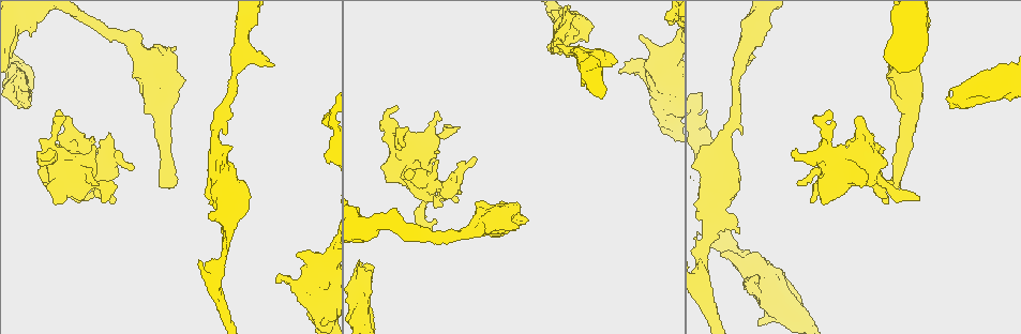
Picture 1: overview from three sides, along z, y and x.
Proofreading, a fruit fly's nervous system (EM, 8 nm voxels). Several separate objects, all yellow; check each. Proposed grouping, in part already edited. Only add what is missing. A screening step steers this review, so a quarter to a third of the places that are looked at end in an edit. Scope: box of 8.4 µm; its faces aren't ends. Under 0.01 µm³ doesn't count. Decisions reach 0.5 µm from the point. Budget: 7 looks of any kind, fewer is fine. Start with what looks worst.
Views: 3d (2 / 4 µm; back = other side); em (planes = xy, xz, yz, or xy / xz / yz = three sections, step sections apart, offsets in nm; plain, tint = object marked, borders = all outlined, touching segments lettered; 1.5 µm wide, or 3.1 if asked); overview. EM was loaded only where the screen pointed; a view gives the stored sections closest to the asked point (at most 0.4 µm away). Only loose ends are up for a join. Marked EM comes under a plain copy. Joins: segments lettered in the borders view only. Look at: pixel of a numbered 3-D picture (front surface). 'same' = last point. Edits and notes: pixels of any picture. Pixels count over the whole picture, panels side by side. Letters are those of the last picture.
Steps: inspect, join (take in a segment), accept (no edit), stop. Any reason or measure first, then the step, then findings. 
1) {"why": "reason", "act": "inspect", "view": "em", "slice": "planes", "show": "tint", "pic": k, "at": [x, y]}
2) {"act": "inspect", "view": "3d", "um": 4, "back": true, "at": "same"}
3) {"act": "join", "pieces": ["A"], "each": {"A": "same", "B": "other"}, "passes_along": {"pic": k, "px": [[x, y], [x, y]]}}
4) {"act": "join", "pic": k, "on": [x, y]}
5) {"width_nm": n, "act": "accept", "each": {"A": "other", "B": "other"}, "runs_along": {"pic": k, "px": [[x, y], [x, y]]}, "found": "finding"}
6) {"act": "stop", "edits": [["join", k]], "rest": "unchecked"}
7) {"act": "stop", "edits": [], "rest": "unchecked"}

{"why": "free end", "act": "inspect", "view": "em", "slice": "planes", "show": "borders", "pic": 1, "at": [23, 106]}

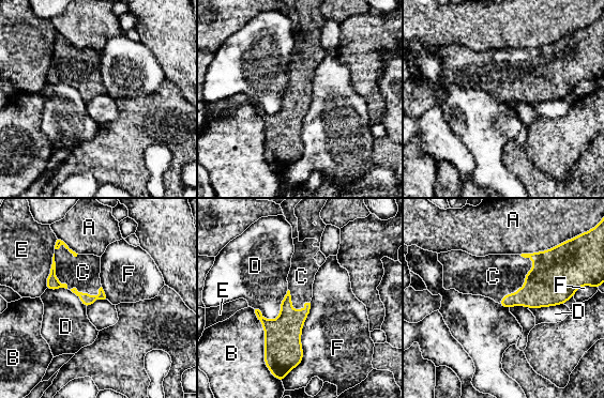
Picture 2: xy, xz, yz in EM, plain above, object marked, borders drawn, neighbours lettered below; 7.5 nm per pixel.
{"act": "join", "pic": 2, "on": [493, 276], "each": {"A": "other", "B": "other", "C": "same", "D": "other", "E": "other", "F": "other"}, "found": "it goes on there"}

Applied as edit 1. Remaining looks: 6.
{"act": "inspect", "view": "overview"}

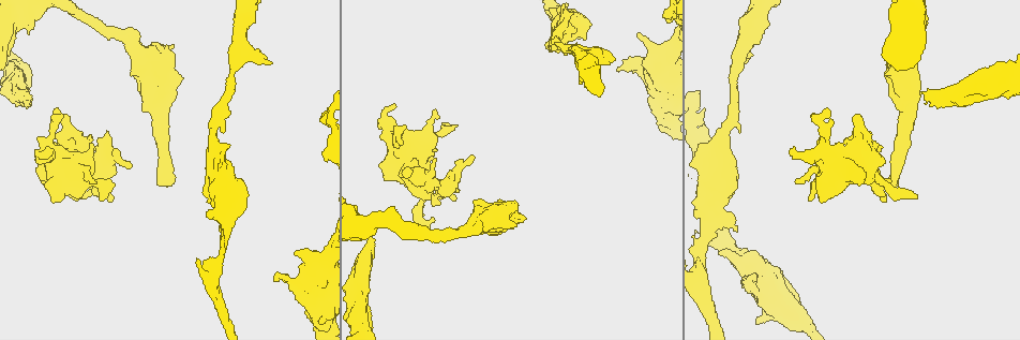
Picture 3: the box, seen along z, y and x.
{"why": "an open end", "act": "inspect", "view": "3d", "um": 4, "pic": 3, "at": [719, 251]}

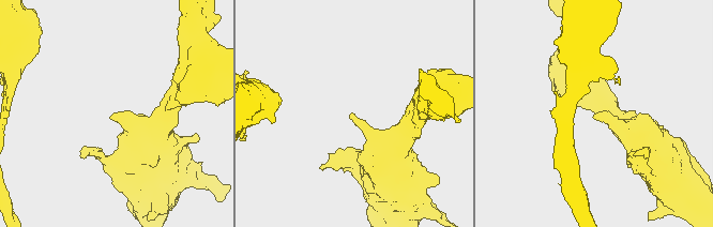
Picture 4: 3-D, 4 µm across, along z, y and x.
{"act": "inspect", "view": "em", "slice": "xy", "step": 8, "show": "tint", "pic": 4, "at": [350, 113]}

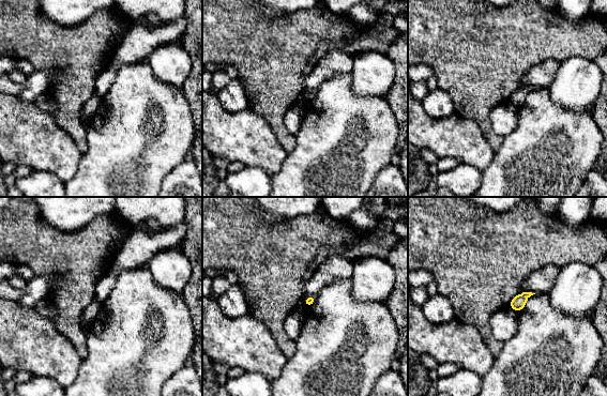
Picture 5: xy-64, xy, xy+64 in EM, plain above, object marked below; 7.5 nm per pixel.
{"act": "inspect", "view": "em", "slice": "planes", "show": "borders", "at": "same"}

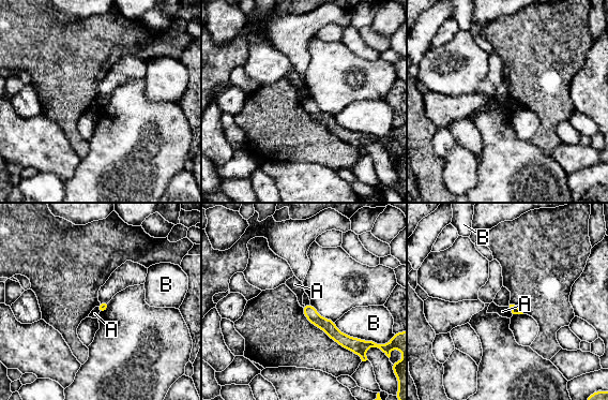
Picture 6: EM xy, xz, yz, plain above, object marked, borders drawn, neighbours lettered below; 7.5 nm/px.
{"act": "accept", "each": {"A": "other", "B": "other"}, "runs_along": {"pic": 6, "px": [[305, 308], [319, 322], [353, 346]]}, "found": "no lettered segment goes on from it"}

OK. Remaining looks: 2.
{"why": "free end", "act": "inspect", "view": "em", "slice": "xz", "step": 4, "show": "borders", "pic": 3, "at": [615, 58]}

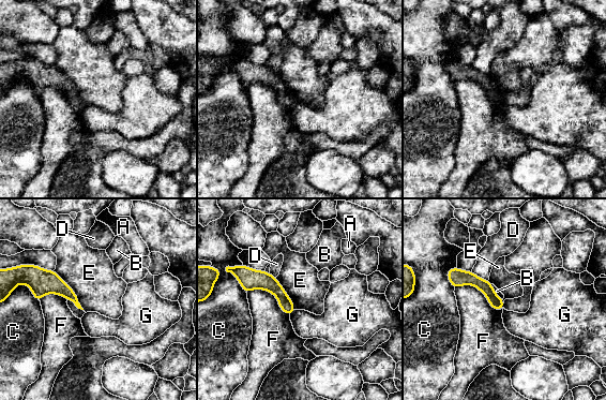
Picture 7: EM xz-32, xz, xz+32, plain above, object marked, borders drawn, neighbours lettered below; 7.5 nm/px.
{"act": "inspect", "view": "em", "slice": "planes", "show": "borders", "at": "same"}

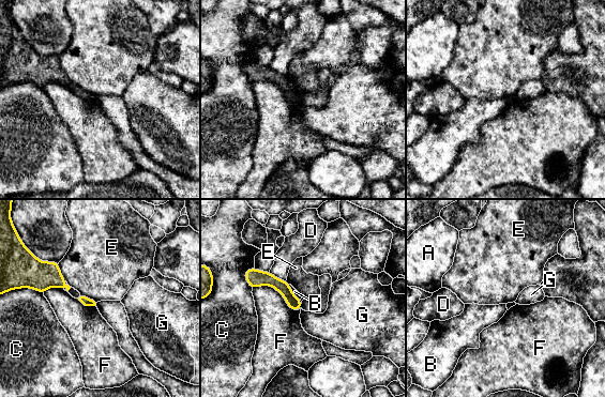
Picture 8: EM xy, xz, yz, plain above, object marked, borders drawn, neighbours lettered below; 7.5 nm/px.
{"longest_contact_nm": ["F", 360], "act": "accept", "each": {"A": "other", "B": "other", "C": "other", "D": "other", "E": "other", "F": "other", "G": "other"}, "border": {"pic": 8, "px": [[58, 263], [60, 274], [65, 280]]}, "found": "none of them fits"}

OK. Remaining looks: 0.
{"act": "stop", "edits": [["join", 2]], "rest": "unchecked"}

